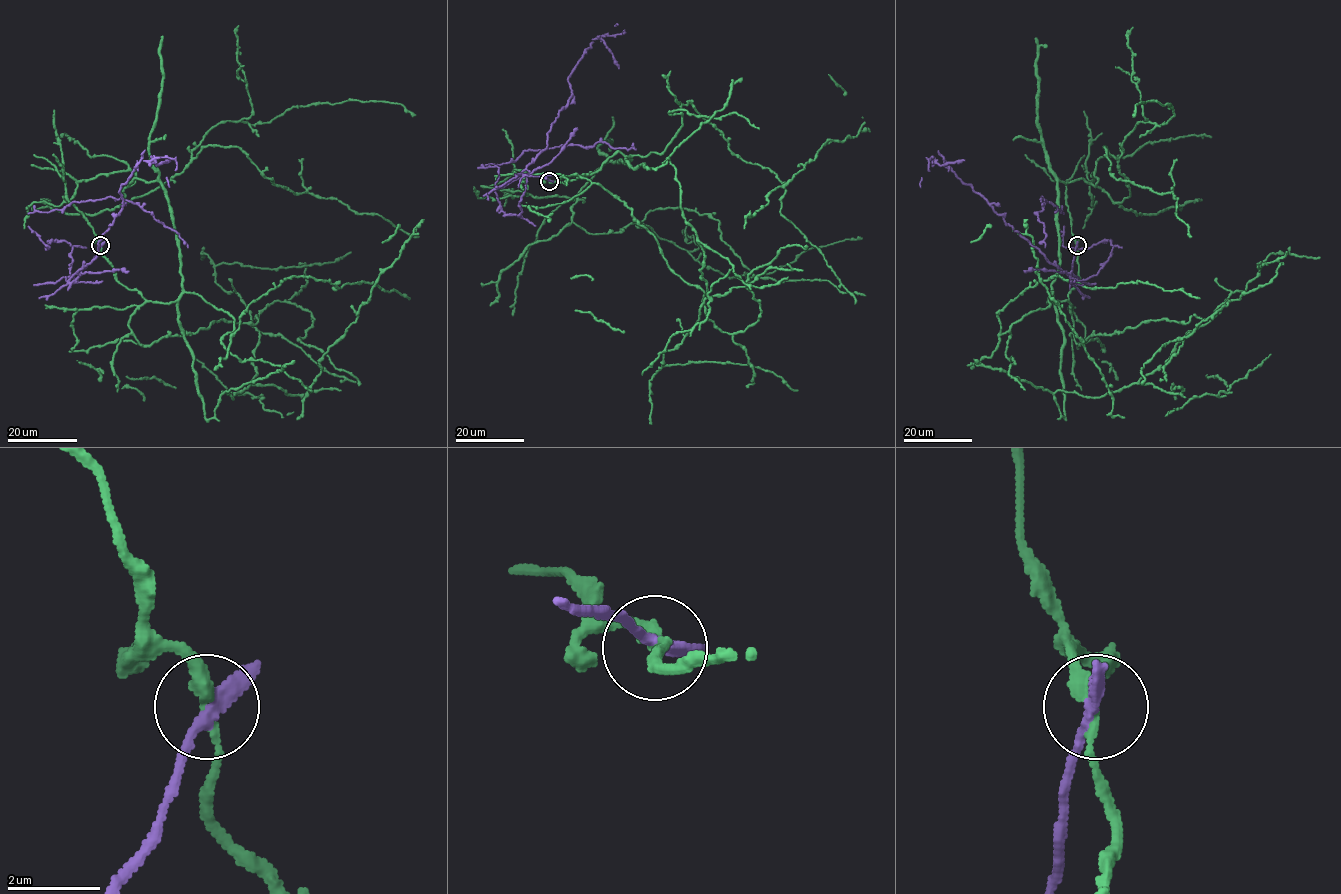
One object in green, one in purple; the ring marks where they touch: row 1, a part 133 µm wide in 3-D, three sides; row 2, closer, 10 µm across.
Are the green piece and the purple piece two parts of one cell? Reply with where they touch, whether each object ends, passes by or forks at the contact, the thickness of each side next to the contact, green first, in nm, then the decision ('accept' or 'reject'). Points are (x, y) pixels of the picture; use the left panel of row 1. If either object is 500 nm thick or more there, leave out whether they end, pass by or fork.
(100, 245) | green passes by | purple ends | 260/380 nm | reject

